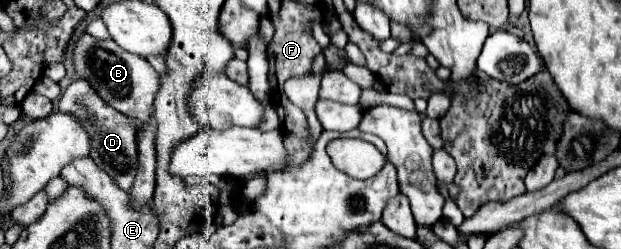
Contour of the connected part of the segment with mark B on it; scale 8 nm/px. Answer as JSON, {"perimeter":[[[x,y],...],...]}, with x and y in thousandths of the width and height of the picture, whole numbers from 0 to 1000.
{"perimeter":[[[142,129],[129,137],[119,225],[116,225],[119,273],[132,321],[142,321],[142,337],[155,361],[155,378],[171,402],[180,434],[190,450],[222,474],[225,490],[242,490],[248,450],[248,386],[258,345],[254,289],[242,265],[242,249],[229,225],[216,225],[213,209],[200,209],[187,169],[180,161],[158,161],[145,145]]]}

